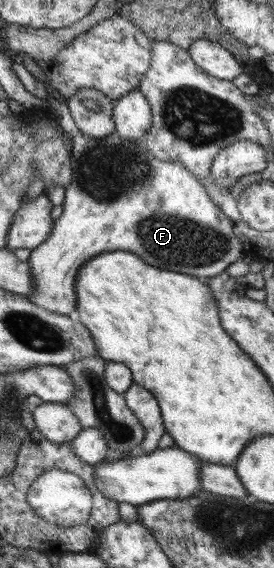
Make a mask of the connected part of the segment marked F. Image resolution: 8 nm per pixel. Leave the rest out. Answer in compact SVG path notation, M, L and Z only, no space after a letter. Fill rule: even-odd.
M25 54L22 65L35 79L45 84L49 109L72 139L73 174L71 183L68 184L68 188L65 188L63 214L54 221L53 231L45 243L33 249L29 259L26 260L30 267L35 291L26 296L31 304L55 314L77 319L77 296L74 290L76 275L83 263L101 253L129 251L129 253L137 254L145 263L153 267L171 269L171 271L201 279L215 277L223 273L231 263L243 259L246 253L245 246L241 239L235 236L233 222L222 214L219 207L215 206L211 195L193 172L180 163L157 159L144 145L143 139L133 142L119 137L117 132L99 139L86 136L71 117L65 97L52 86L47 73L40 70L37 60Z

